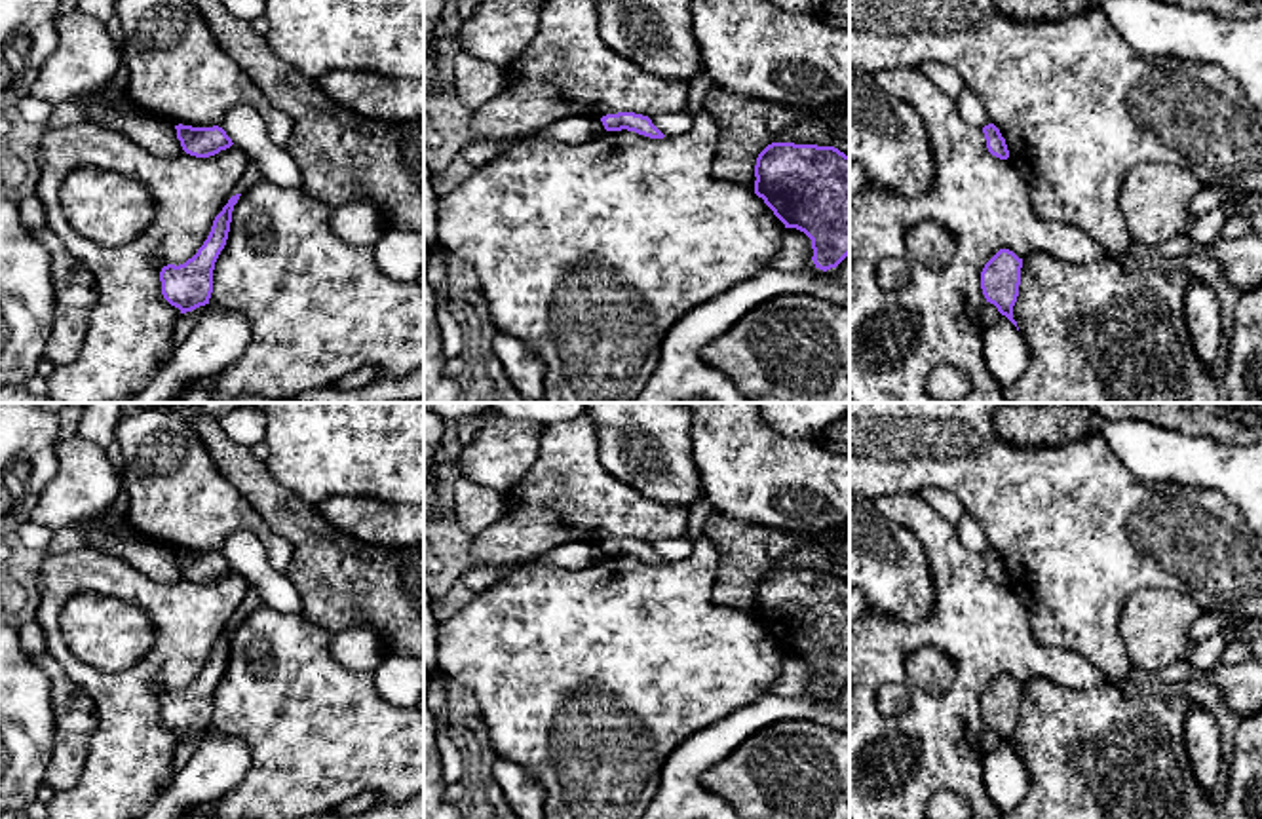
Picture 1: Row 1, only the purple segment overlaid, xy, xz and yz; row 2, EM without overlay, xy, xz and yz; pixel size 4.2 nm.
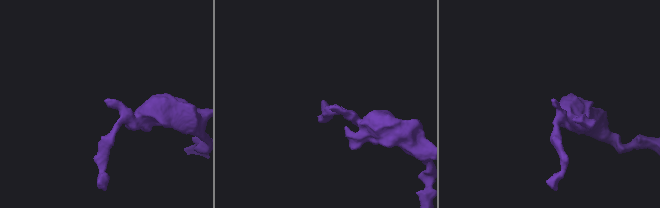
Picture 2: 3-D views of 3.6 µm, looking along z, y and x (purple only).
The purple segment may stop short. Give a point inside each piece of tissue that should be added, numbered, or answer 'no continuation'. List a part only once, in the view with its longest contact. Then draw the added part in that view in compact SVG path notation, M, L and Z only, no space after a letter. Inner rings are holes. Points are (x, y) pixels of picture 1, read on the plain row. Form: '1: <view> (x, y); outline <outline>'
no continuation

